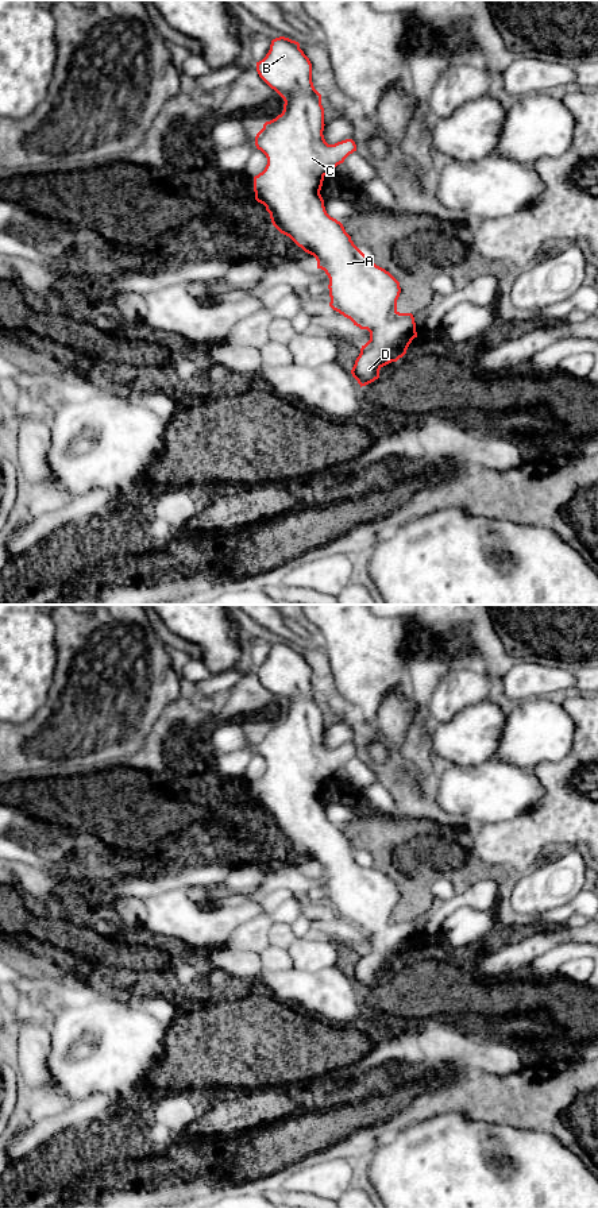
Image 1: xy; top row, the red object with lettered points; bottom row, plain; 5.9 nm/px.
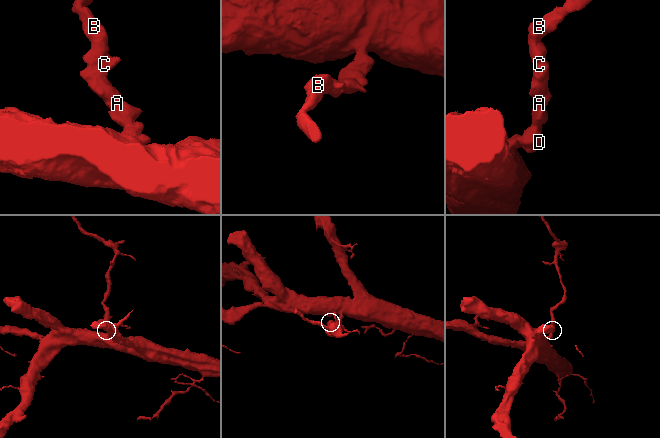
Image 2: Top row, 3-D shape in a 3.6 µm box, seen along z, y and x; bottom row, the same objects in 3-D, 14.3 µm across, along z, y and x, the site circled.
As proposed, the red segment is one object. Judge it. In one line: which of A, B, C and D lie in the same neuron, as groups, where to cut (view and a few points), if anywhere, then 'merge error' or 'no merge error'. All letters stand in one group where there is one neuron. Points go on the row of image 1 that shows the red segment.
A B C D | no cut | no merge error

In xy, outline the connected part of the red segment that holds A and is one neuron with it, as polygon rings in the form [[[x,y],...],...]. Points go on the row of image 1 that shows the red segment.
[[[285,36],[273,39],[266,57],[256,62],[256,72],[285,104],[282,113],[266,121],[255,136],[256,148],[267,158],[265,170],[254,177],[255,200],[266,207],[273,225],[313,255],[317,269],[325,271],[329,278],[329,306],[370,332],[370,340],[362,346],[351,370],[360,387],[366,386],[379,378],[383,366],[406,354],[417,332],[413,314],[397,310],[400,282],[354,244],[343,224],[327,213],[320,194],[324,177],[356,151],[356,144],[352,139],[335,144],[325,142],[321,94],[313,86],[312,63],[298,42]]]

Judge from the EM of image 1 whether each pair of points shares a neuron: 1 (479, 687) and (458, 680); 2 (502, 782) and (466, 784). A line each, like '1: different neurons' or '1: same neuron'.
1: same neuron
2: same neuron

